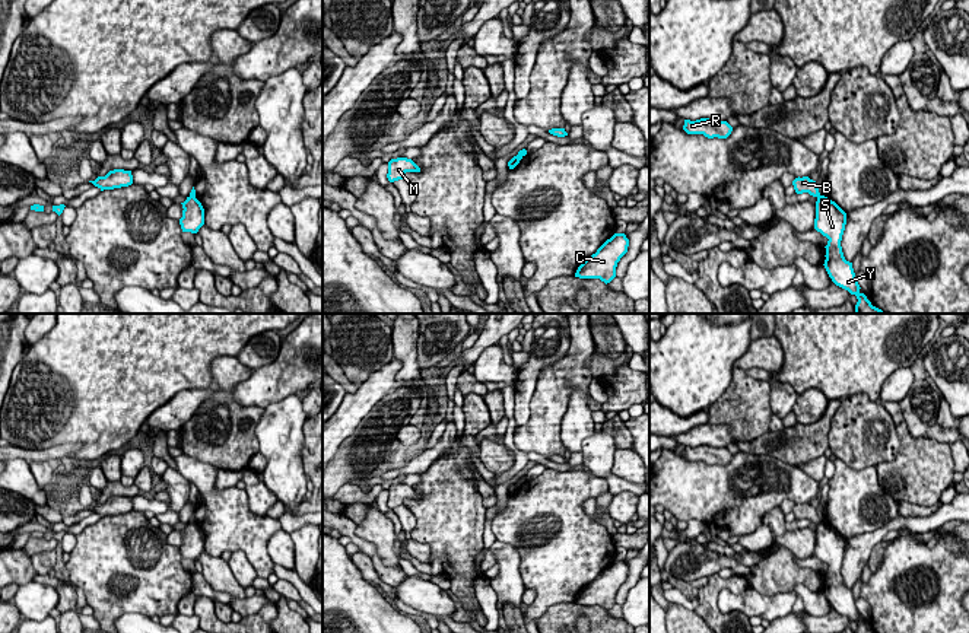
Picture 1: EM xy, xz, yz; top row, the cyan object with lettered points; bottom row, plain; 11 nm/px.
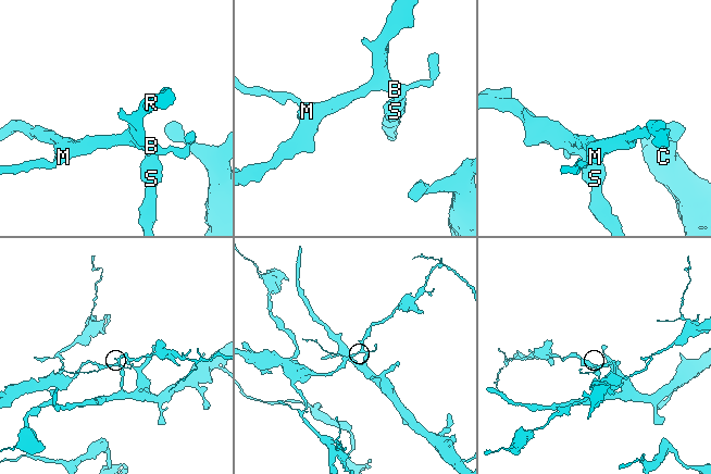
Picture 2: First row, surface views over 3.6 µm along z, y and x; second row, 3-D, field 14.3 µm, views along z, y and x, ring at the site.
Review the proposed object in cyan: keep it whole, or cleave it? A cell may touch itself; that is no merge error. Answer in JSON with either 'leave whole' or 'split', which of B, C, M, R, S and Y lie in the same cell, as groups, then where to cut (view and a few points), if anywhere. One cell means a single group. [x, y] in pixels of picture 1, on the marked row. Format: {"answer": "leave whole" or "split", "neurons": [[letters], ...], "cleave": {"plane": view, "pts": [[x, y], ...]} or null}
{"answer": "split", "neurons": [["B", "M", "R"], ["C", "S", "Y"]], "cleave": {"plane": "yz", "pts": [[820, 196], [817, 197]]}}

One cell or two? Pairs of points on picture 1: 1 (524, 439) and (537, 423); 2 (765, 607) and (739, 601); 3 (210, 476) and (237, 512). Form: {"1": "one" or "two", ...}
{"1": "one", "2": "one", "3": "one"}

